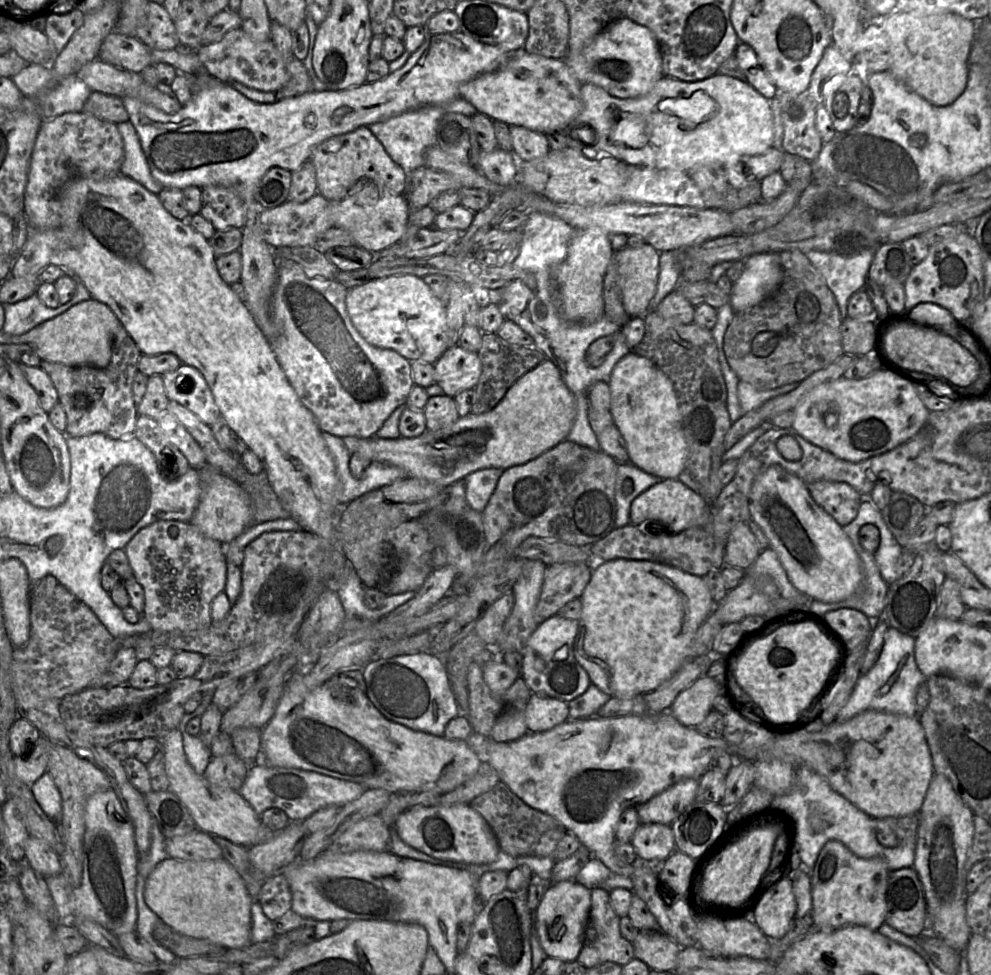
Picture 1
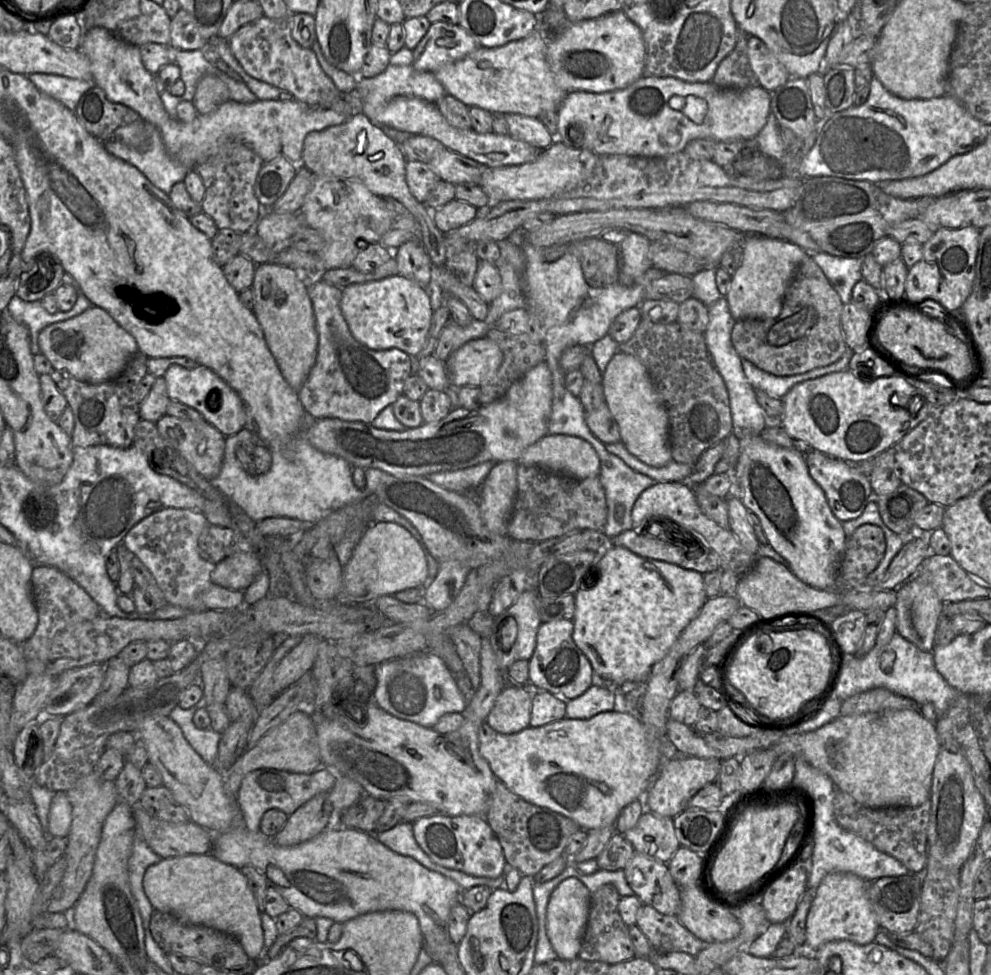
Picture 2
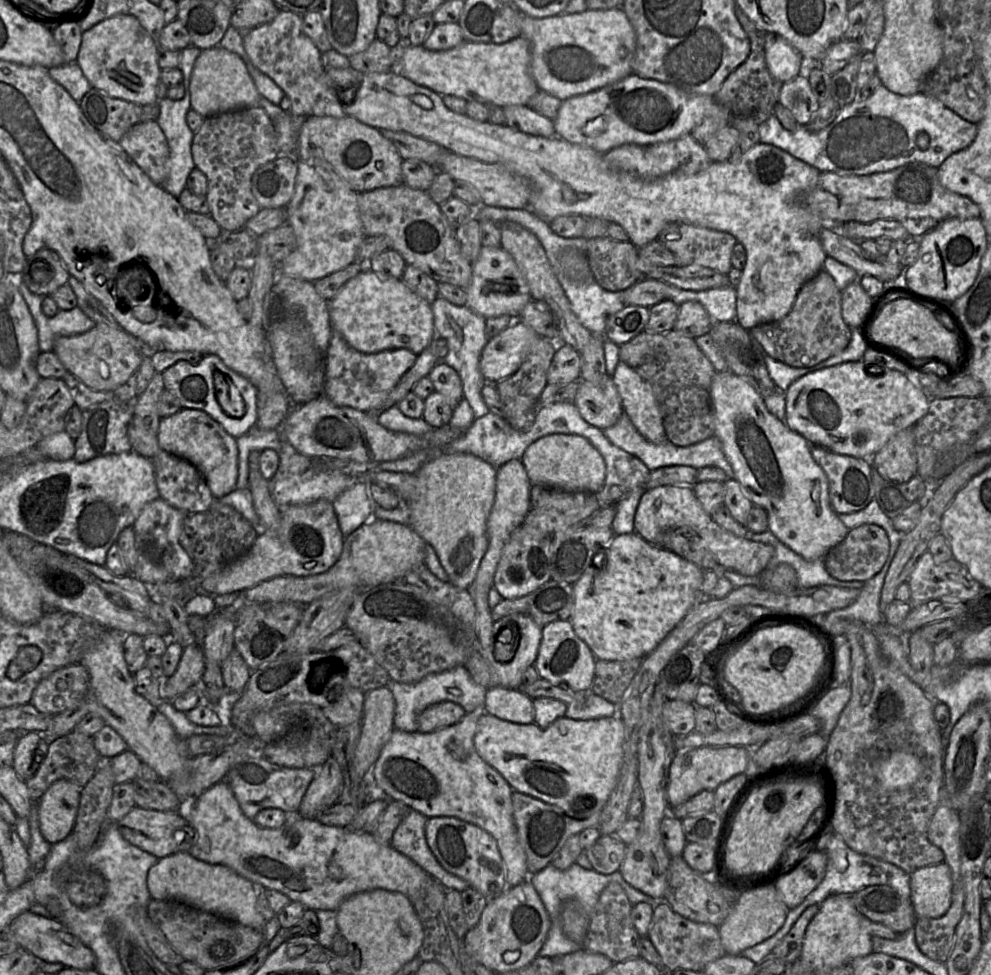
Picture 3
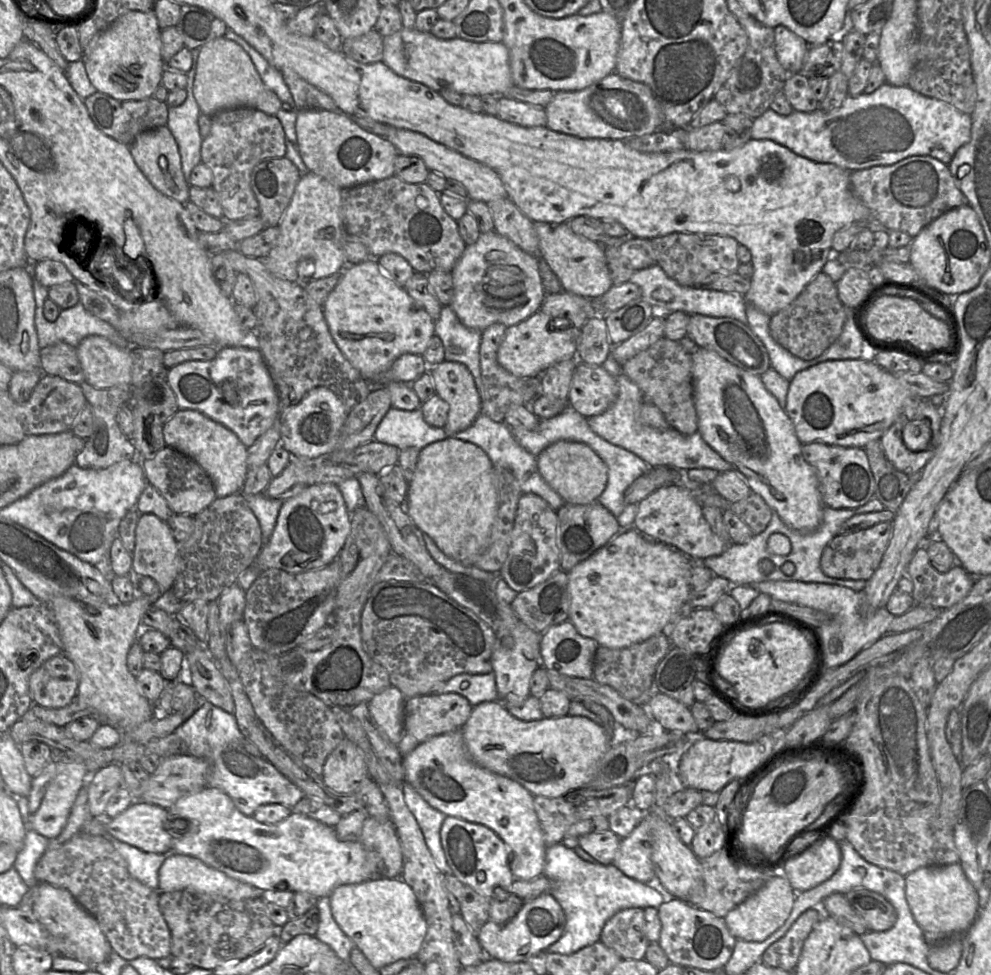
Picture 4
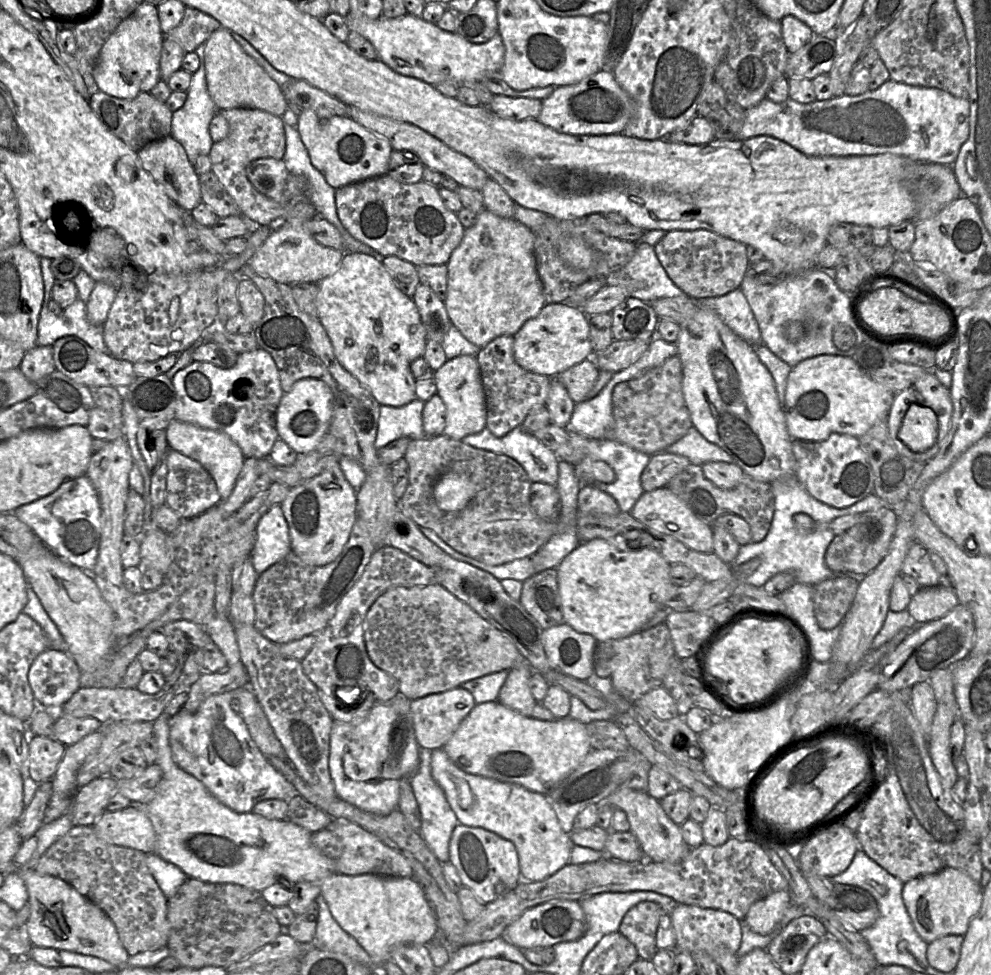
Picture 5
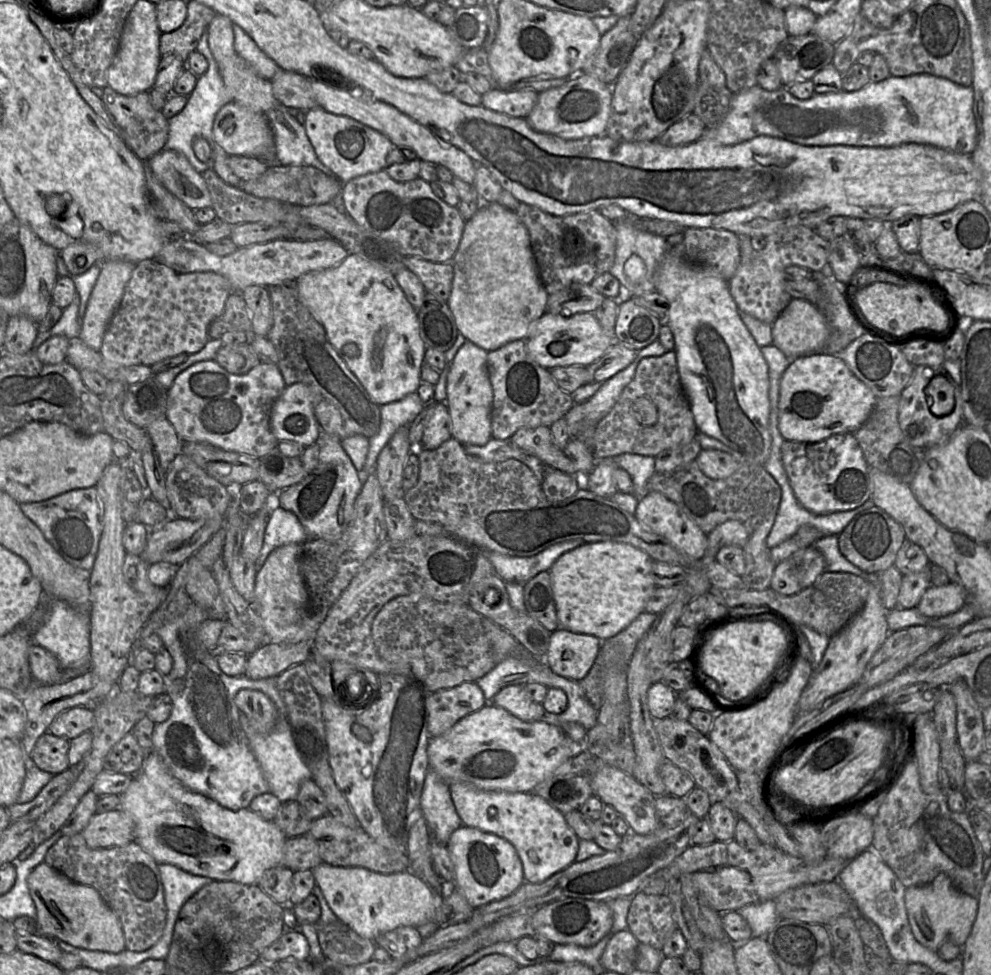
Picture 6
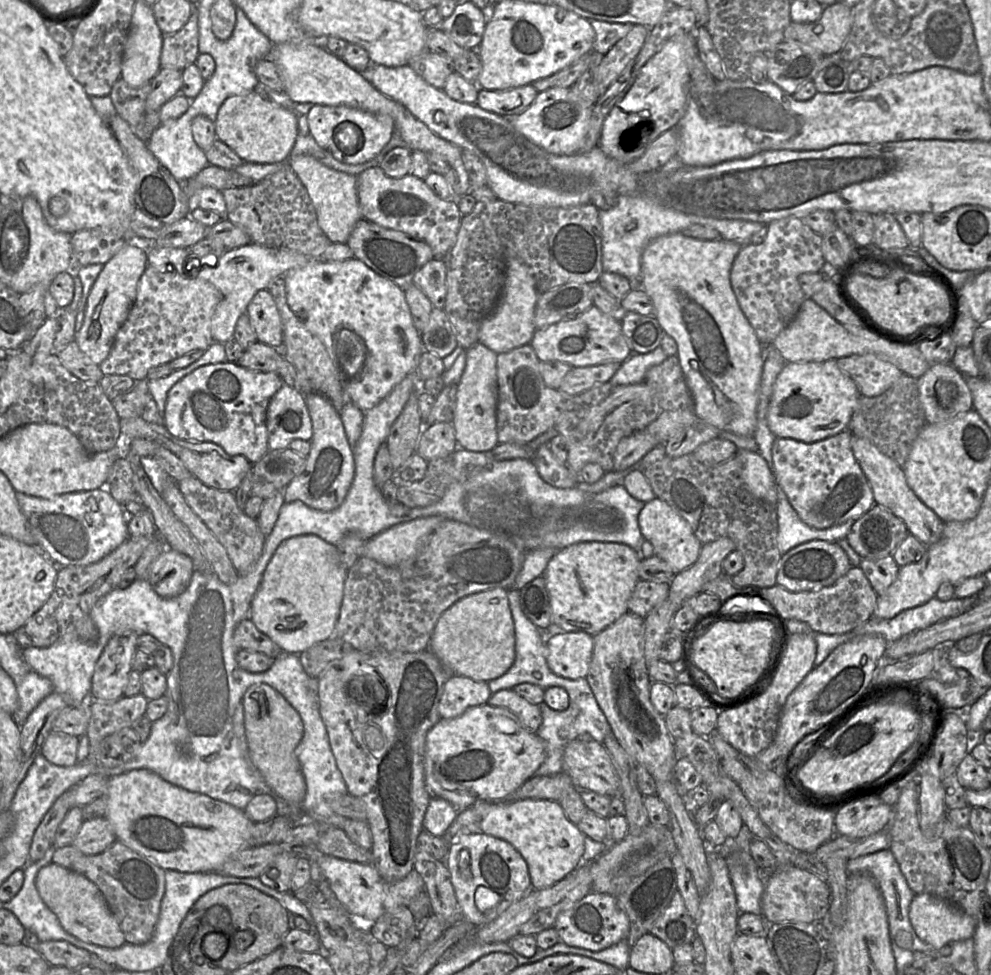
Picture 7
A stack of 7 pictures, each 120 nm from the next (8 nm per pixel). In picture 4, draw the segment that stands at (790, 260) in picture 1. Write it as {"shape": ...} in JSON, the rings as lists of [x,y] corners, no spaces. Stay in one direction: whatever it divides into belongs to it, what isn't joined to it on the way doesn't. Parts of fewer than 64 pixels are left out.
{"shape":[[[820,272],[792,303],[771,316],[769,329],[773,339],[790,353],[803,360],[813,360],[840,336],[846,316],[846,306],[839,298],[836,282]]]}

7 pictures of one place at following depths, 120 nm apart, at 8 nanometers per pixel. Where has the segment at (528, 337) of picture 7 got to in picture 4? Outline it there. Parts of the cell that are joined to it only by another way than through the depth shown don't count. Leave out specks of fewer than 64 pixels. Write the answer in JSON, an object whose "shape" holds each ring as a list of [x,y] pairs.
{"shape":[[[495,230],[480,233],[475,243],[465,246],[461,257],[451,270],[454,287],[451,308],[464,326],[478,331],[483,331],[494,323],[501,323],[508,328],[527,319],[540,310],[545,298],[538,262],[536,256],[523,251]]]}

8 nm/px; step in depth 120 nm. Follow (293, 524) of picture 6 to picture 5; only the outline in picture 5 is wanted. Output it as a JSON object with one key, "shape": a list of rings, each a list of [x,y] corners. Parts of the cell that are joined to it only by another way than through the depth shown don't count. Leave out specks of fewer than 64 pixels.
{"shape":[[[280,505],[272,506],[259,520],[251,559],[258,575],[291,552],[289,528]]]}

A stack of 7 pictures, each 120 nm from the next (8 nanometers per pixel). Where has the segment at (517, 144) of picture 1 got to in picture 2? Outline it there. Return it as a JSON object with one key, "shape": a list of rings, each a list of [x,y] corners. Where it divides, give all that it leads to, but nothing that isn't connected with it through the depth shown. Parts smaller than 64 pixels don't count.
{"shape":[[[507,113],[504,116],[509,127],[509,134],[513,138],[527,142],[541,151],[555,142],[539,117],[515,113]]]}

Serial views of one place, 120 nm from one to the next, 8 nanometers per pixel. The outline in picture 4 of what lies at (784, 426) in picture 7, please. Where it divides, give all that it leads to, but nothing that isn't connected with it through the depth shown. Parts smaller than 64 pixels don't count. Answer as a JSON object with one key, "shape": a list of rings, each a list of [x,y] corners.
{"shape":[[[868,353],[867,357],[861,357],[858,359],[841,359],[841,360],[826,360],[820,362],[807,369],[801,370],[795,374],[790,380],[789,391],[787,395],[786,412],[792,420],[797,437],[804,443],[823,442],[830,445],[838,445],[843,447],[861,447],[876,439],[880,439],[887,429],[893,424],[898,415],[901,413],[904,404],[909,398],[920,398],[911,395],[907,388],[897,379],[897,377],[885,369],[881,368],[874,362],[873,356]]]}

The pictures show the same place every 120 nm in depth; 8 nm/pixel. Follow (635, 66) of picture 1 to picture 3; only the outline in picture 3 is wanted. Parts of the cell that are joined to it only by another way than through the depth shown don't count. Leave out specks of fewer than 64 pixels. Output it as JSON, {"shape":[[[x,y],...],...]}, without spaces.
{"shape":[[[622,8],[534,18],[523,15],[521,35],[531,46],[531,72],[540,91],[560,100],[586,94],[633,73],[636,33]]]}

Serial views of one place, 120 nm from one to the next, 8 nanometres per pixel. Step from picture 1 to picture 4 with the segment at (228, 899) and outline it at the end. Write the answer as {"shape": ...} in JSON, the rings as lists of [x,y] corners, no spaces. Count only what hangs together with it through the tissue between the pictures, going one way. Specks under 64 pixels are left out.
{"shape":[[[169,853],[166,855],[164,862],[159,869],[158,878],[159,892],[190,889],[197,892],[214,894],[229,900],[238,901],[261,897],[261,893],[264,891],[246,882],[231,878],[225,873],[206,865],[196,857],[176,853]]]}

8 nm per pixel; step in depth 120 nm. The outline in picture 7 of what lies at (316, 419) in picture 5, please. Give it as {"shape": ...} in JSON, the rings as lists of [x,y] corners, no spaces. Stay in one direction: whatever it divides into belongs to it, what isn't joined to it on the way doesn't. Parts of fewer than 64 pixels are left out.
{"shape":[[[283,383],[269,402],[266,413],[266,427],[269,451],[289,448],[289,444],[296,439],[310,441],[313,436],[313,428],[305,395]]]}

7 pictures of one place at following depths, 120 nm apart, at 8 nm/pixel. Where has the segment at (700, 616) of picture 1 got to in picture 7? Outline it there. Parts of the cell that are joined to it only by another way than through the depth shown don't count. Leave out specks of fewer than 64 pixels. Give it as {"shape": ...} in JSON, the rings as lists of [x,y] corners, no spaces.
{"shape":[[[580,542],[557,552],[549,560],[543,577],[549,596],[552,624],[566,632],[586,632],[594,636],[628,612],[627,603],[638,583],[641,556],[631,547],[614,542]]]}

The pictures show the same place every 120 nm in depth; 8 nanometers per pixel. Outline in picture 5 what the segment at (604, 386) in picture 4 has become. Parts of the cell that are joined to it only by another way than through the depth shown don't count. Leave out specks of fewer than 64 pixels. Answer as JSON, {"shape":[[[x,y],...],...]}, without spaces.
{"shape":[[[588,358],[556,377],[565,386],[575,404],[578,404],[588,399],[599,374],[600,369],[594,359]]]}

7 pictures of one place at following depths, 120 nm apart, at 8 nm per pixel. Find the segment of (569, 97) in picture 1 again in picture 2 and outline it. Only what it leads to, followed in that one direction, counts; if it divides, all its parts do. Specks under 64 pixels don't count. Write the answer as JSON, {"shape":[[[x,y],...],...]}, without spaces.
{"shape":[[[540,29],[527,37],[507,44],[488,48],[480,46],[463,59],[443,66],[434,72],[435,78],[454,96],[468,107],[476,106],[493,114],[515,113],[539,117],[545,111],[558,110],[566,93],[557,85],[547,60],[546,39]]]}

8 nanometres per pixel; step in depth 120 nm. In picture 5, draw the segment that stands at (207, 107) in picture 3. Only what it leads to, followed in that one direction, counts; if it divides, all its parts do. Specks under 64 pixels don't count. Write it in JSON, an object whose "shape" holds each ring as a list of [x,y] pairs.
{"shape":[[[223,27],[214,31],[205,42],[204,67],[207,91],[217,109],[255,108],[282,116],[287,101],[281,87],[274,82],[258,63],[244,52],[233,39],[231,32]]]}

